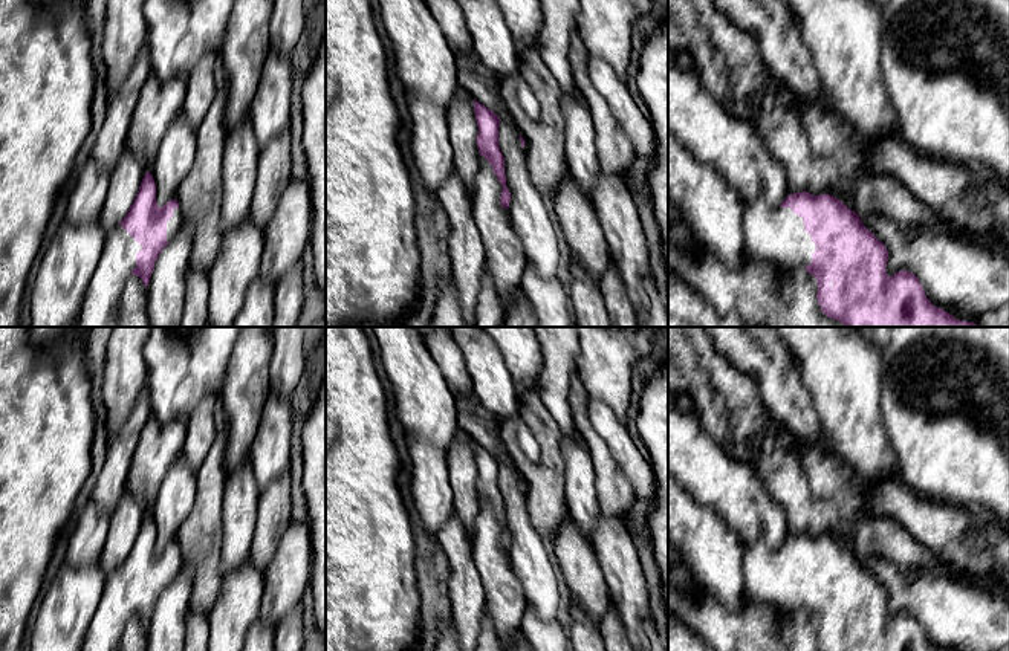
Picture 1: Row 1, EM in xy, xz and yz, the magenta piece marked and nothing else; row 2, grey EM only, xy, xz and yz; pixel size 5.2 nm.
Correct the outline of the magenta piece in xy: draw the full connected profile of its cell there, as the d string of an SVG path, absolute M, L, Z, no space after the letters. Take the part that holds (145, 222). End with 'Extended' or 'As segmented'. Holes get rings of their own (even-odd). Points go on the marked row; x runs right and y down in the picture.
M147 171L124 220L105 231L101 260L86 290L86 298L75 327L118 327L127 281L133 275L138 275L144 286L148 286L159 254L168 241L174 238L182 223L183 214L176 199L161 208L157 206L156 183L153 176Z. Extended

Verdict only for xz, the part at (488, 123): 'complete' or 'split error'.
complete

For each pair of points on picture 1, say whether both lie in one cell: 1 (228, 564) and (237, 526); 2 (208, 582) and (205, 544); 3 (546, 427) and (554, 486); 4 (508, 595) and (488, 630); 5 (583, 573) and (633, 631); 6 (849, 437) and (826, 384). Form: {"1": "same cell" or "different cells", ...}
{"1": "same cell", "2": "same cell", "3": "same cell", "4": "different cells", "5": "different cells", "6": "same cell"}

